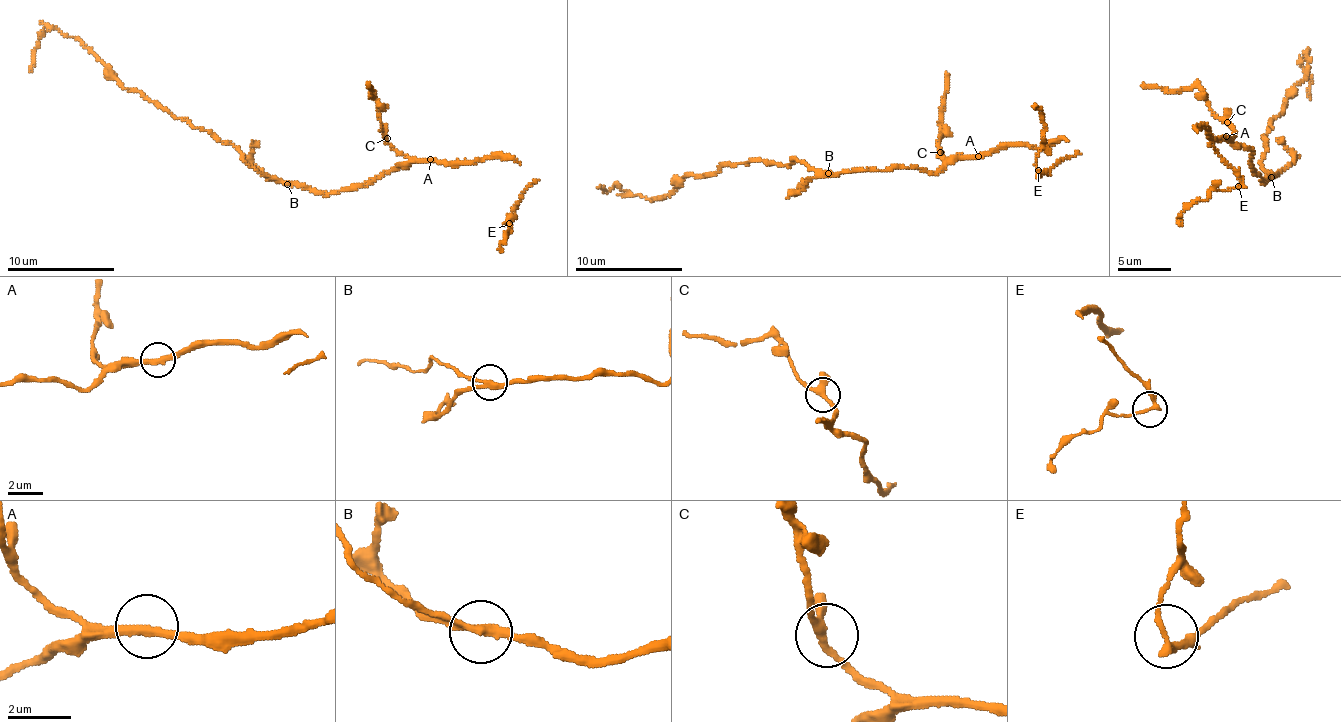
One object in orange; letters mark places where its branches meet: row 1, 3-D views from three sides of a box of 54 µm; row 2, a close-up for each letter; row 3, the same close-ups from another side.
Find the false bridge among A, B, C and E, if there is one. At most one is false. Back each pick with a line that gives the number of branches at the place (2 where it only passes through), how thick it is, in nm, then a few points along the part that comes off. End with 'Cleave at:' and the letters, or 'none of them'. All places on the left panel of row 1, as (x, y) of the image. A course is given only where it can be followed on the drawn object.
B: 3 branches meet; 240 nm thick; foreign part runs (287, 185), (231, 144), (128, 91), (78, 40), (56, 29), (39, 39), (29, 72)
Cleave at: B

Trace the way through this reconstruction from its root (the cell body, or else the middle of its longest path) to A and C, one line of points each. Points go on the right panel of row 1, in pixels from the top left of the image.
A: (1265, 180), (1253, 170), (1251, 150), (1236, 145), (1226, 136)
C: (1265, 180), (1253, 170), (1251, 150), (1233, 139), (1236, 131), (1227, 122)

